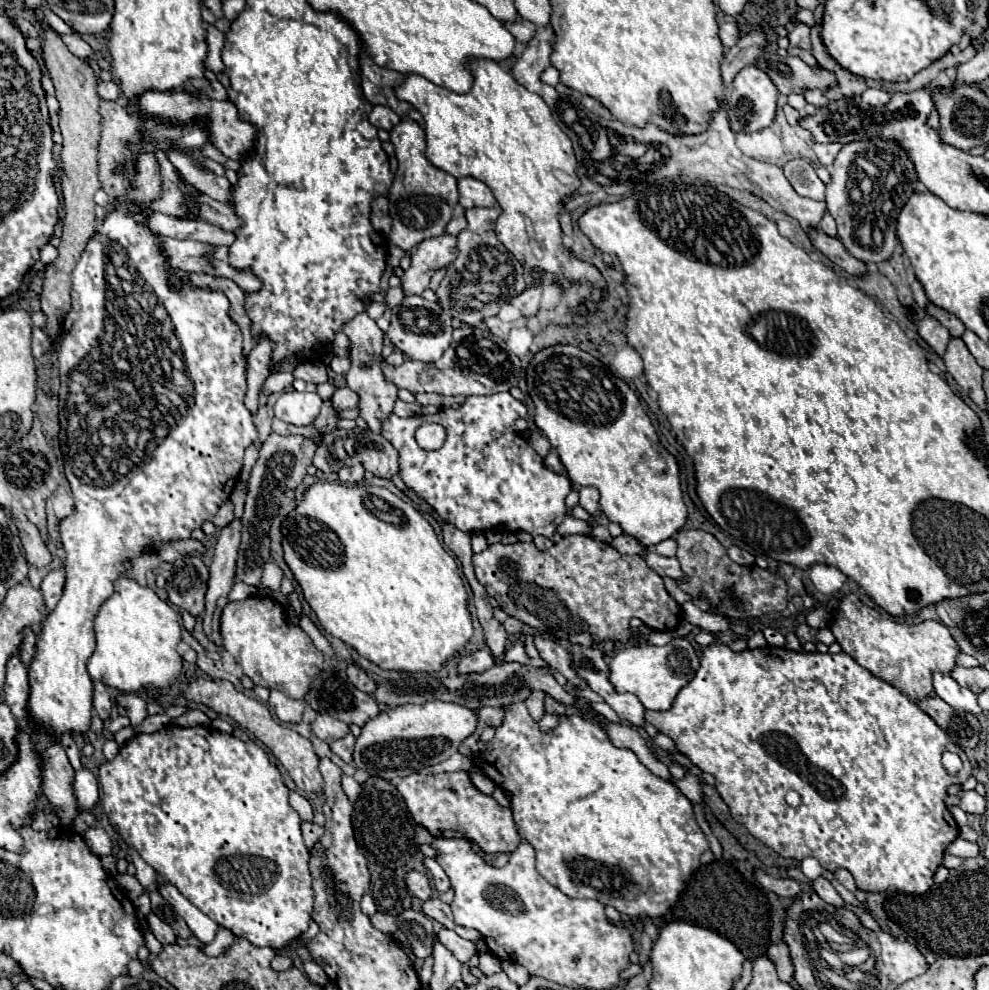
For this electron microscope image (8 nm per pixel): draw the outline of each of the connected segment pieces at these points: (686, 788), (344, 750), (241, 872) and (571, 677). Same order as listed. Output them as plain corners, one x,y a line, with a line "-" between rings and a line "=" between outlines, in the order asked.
689,770
685,778
677,782
677,786
692,804
702,802
702,786
699,786
699,776
695,770
=
349,732
349,734
345,734
343,738
331,740
331,742
329,742
329,748
331,748
331,752
337,754
341,760
349,762
351,752
353,752
353,742
355,742
355,736
=
175,724
163,726
159,732
153,734
139,734
129,740
113,760
107,760
99,766
99,786
101,786
101,802
109,816
109,822
121,834
121,838
135,846
141,858
167,882
173,882
189,898
193,906
197,906
203,914
215,920
219,926
231,930
235,936
249,940
253,946
269,946
273,950
283,948
289,940
301,936
309,928
311,910
313,910
313,890
311,890
311,874
309,874
309,850
301,836
301,818
289,806
287,796
289,788
283,784
277,766
273,766
261,746
255,742
241,742
231,734
221,734
215,728
195,726
195,728
181,728
=
535,636
535,646
537,646
541,658
551,668
555,668
557,672
561,672
567,678
567,682
569,682
571,688
579,688
579,690
585,690
587,688
587,682
573,670
571,656
569,656
569,652
561,644
557,644
555,640
543,638
543,636

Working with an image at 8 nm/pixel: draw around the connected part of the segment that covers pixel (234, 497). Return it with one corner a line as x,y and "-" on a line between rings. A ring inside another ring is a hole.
238,481
235,488
231,492
229,499
234,505
234,516
236,519
241,520
243,516
243,507
247,495
247,487
243,482

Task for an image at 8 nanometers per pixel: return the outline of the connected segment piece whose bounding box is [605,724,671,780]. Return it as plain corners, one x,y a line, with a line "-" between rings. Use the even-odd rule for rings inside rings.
609,724
605,730
607,730
607,734
609,734
609,738
611,738
611,742
613,742
615,746
633,750
633,752
637,754
639,762
645,764
653,774
657,774
657,776
661,776
661,778
665,778
665,780
671,780
671,774
669,774
667,766
661,764
661,762
653,756
653,752
649,750
647,742
643,740
643,736
641,736
635,728
631,728
631,726
627,726
627,724

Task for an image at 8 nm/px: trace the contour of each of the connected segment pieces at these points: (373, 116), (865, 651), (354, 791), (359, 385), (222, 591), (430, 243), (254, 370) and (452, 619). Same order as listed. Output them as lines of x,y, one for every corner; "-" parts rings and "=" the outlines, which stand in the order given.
375,106
369,114
369,122
375,128
383,128
383,130
393,130
393,126
397,126
401,122
401,118
387,106
=
845,594
837,608
831,632
837,638
837,644
849,654
859,666
867,668
873,676
883,682
893,684
903,690
909,698
925,698
933,694
931,674
933,672
951,672
955,666
955,654
959,652
949,630
935,620
925,620
921,624
907,624
895,618
887,618
877,610
865,606
855,594
=
343,776
343,778
341,778
341,782
343,782
343,790
345,790
347,798
349,798
351,802
353,802
353,800
357,800
357,796
359,796
359,792
361,792
359,782
355,782
351,776
=
357,314
351,322
345,324
343,330
349,336
351,342
351,368
345,376
347,388
351,388
359,396
359,414
367,422
367,426
373,432
381,430
381,418
387,418
393,412
393,406
397,402
399,388
393,382
385,380
385,374
381,370
381,346
383,346
383,332
377,328
377,324
367,314
=
233,520
229,526
221,530
221,536
215,544
213,562
209,566
209,588
205,594
205,616
203,616
203,632
211,642
215,642
219,648
221,634
219,634
219,616
223,606
229,602
227,594
235,582
235,564
237,564
237,550
241,542
241,524
=
445,232
443,236
421,242
415,248
415,252
411,252
411,268
401,278
403,292
407,296
423,294
423,290
429,288
429,278
435,274
435,270
449,266
455,258
457,258
457,236
=
261,338
261,342
251,350
247,356
247,396
245,396
245,406
247,410
255,416
257,414
257,396
259,390
269,376
269,354
273,350
273,344
267,338
=
323,480
315,482
303,492
301,502
283,520
281,534
283,534
283,540
281,540
283,558
285,558
287,566
291,568
295,580
299,582
299,586
303,590
303,598
307,600
311,610
315,612
319,626
327,634
331,634
331,636
343,640
345,644
349,644
351,648
355,648
363,658
371,660
379,668
399,670
399,672
437,672
449,658
455,658
459,654
459,650
463,650
467,640
471,638
473,626
471,626
471,614
467,610
467,592
465,592
463,580
459,576
459,568
457,568
455,558
449,552
443,550
443,546
437,540
431,524
411,504
403,502
393,492
389,492
387,488
369,486
369,484
361,484
361,486
353,484
351,486
351,484
323,482

